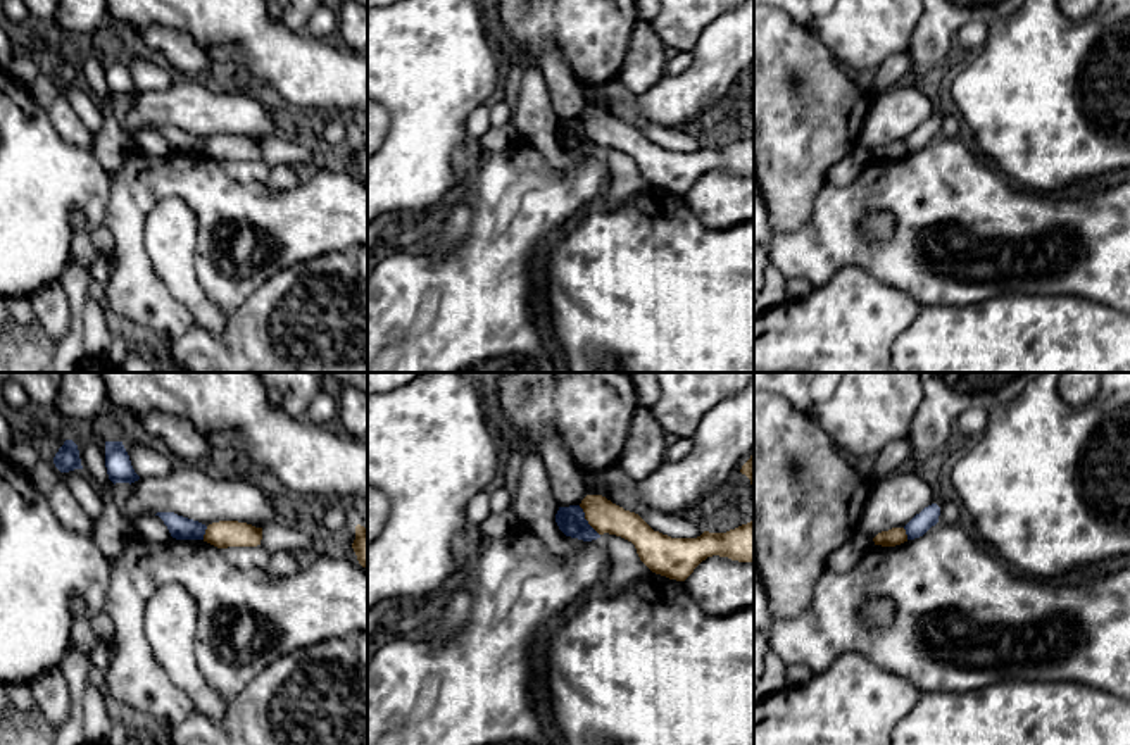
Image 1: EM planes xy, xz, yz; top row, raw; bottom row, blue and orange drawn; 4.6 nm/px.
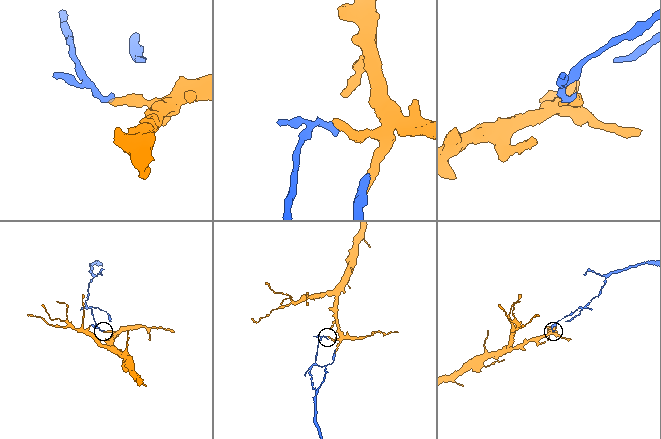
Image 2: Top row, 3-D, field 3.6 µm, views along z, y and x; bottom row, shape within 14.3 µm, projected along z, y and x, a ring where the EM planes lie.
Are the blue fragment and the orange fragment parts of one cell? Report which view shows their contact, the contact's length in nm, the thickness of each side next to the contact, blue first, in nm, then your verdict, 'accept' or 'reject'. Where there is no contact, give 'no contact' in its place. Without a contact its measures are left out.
meets blue in xz; contact 170 nm long; 130 nm thick on the blue side, 150 nm on the other; reject

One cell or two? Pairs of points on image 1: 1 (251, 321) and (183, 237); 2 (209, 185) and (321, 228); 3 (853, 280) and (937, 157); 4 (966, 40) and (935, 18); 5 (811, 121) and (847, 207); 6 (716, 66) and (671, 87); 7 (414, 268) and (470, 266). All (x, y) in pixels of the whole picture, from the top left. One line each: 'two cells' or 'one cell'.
1: two cells
2: one cell
3: two cells
4: two cells
5: two cells
6: one cell
7: one cell

